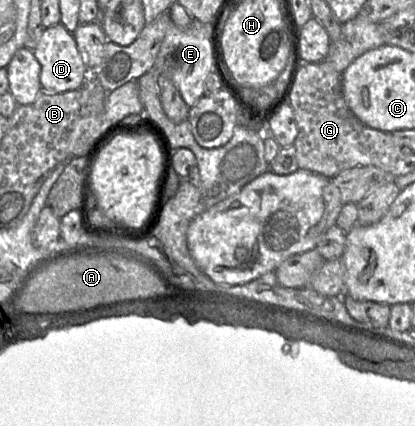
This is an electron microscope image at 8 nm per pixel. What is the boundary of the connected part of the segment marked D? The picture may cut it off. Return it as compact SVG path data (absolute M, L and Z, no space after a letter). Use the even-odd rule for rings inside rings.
M61 23L45 29L34 53L41 64L40 81L43 90L48 93L58 94L79 89L89 77L88 68L73 34Z

